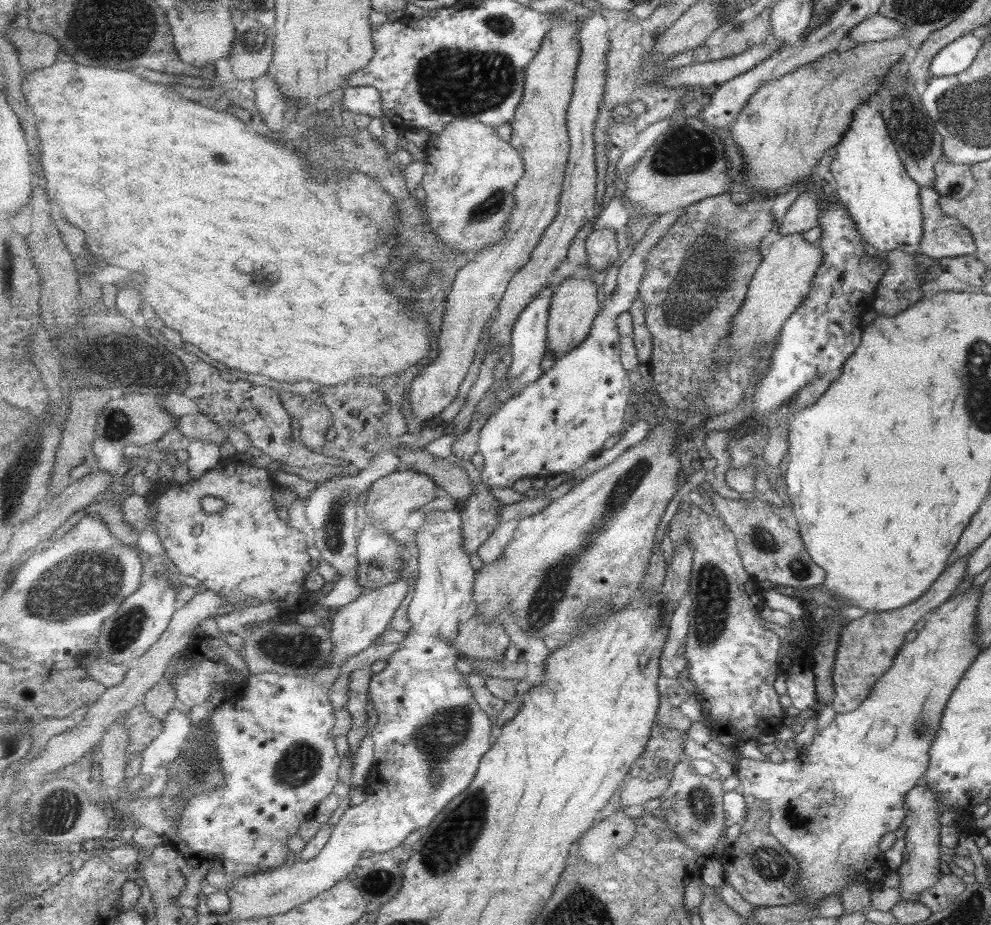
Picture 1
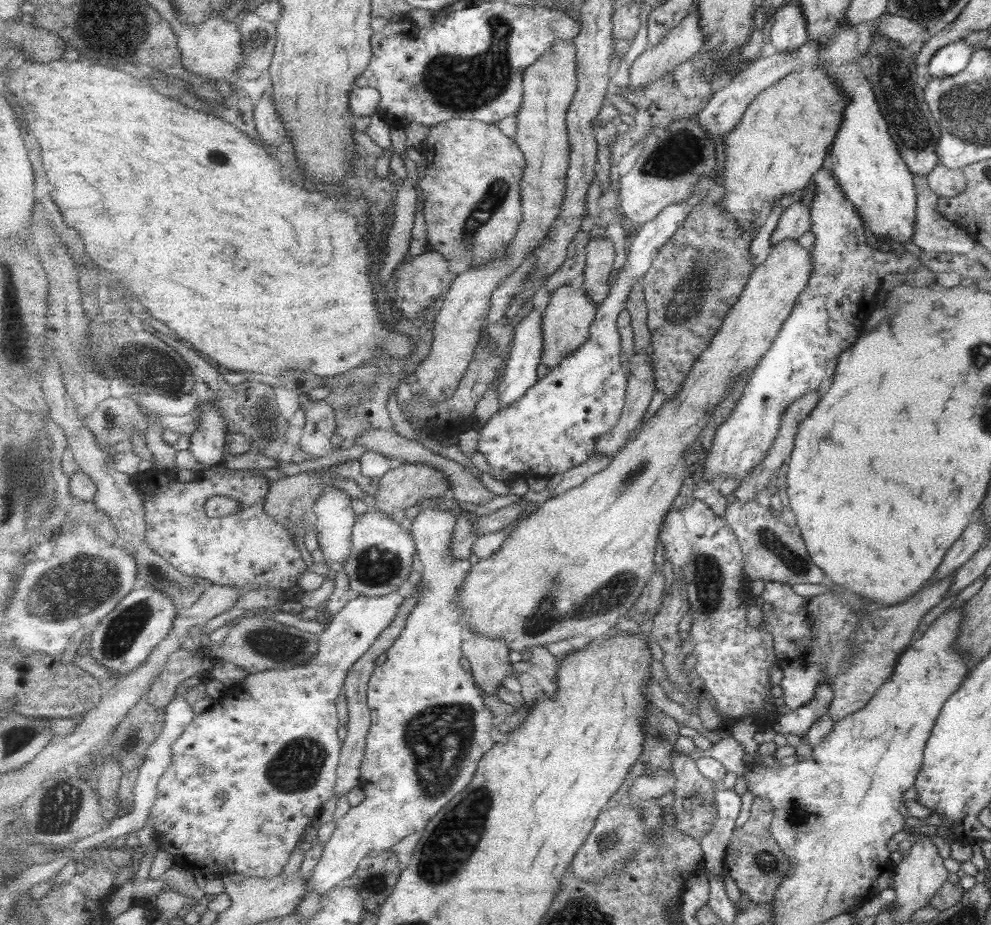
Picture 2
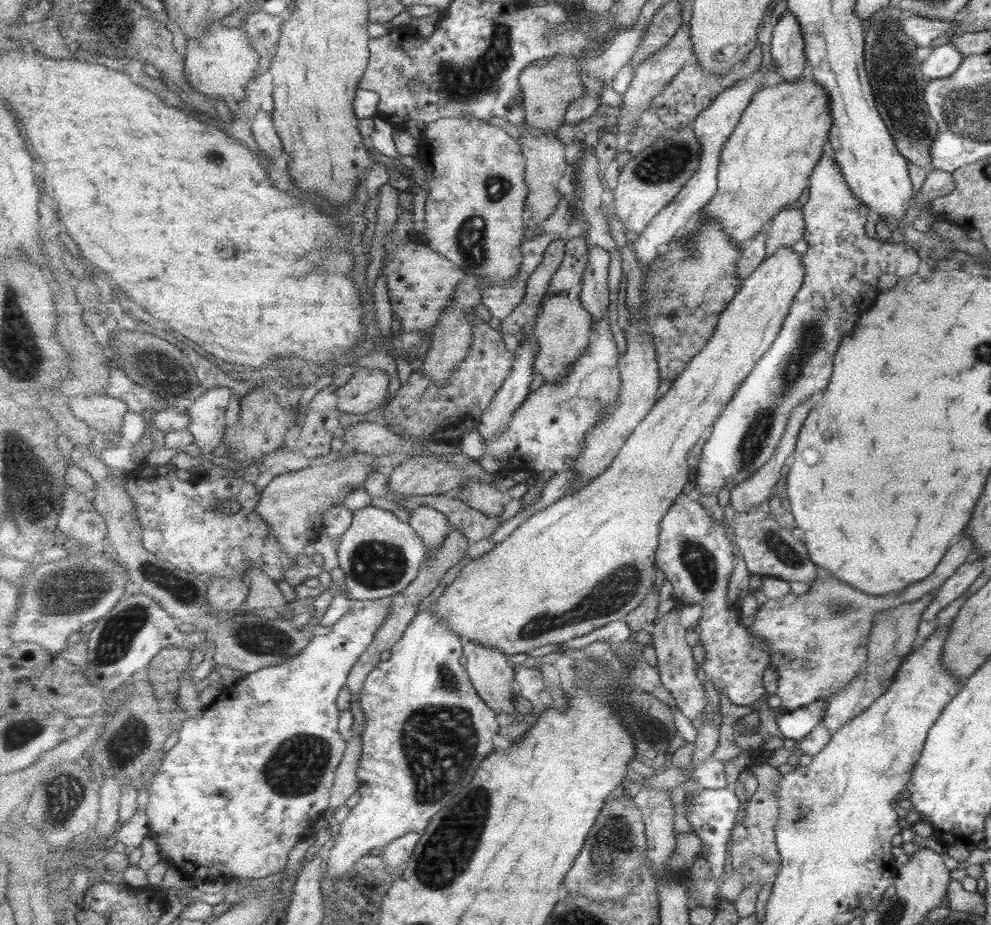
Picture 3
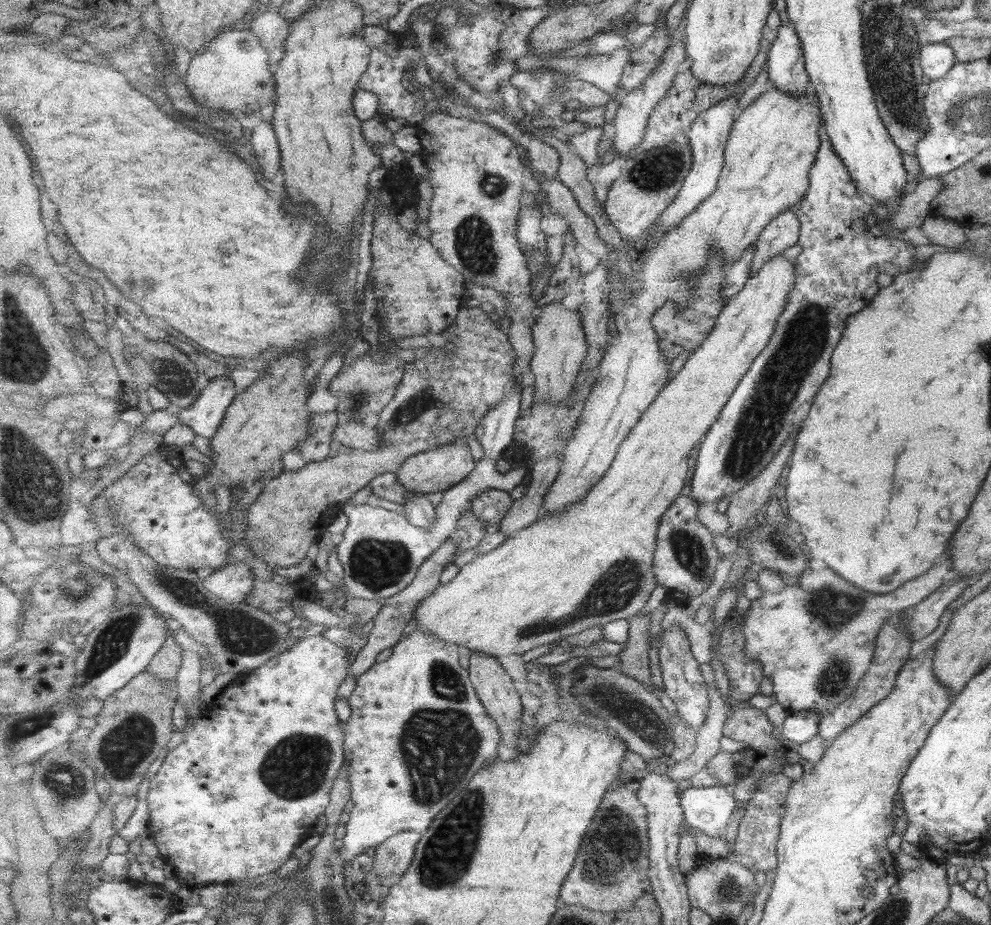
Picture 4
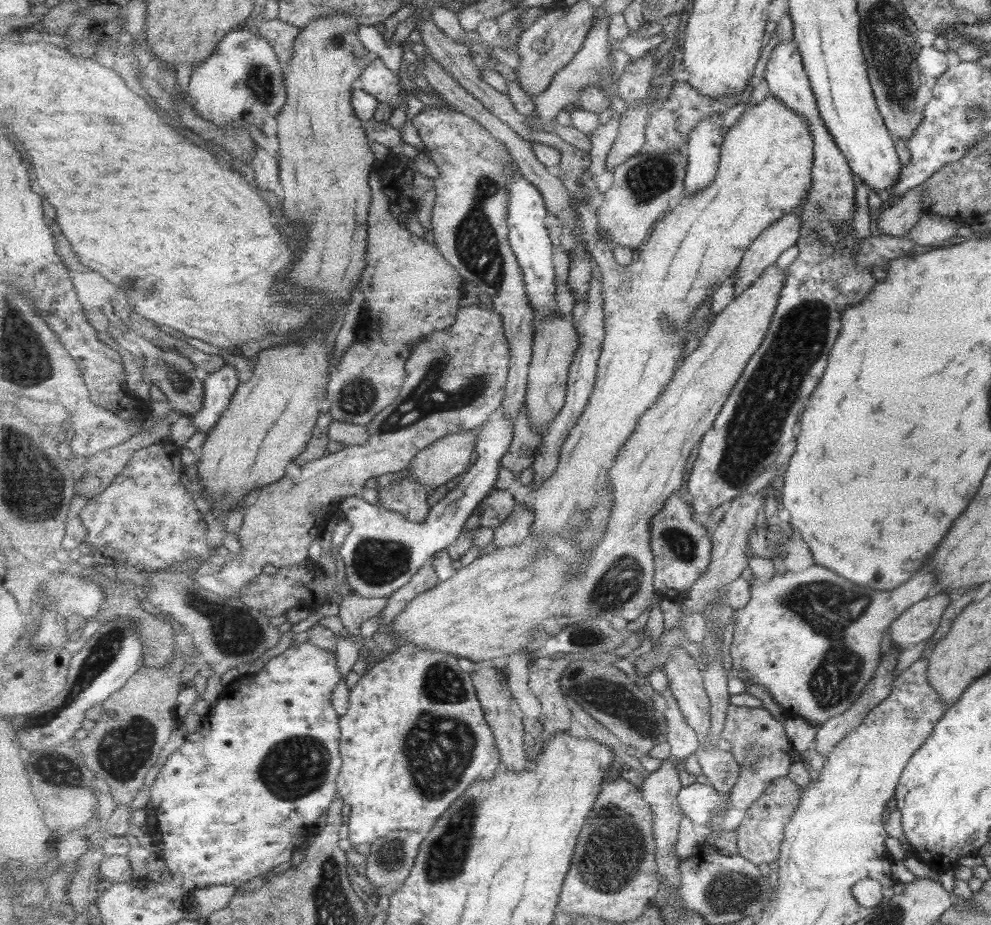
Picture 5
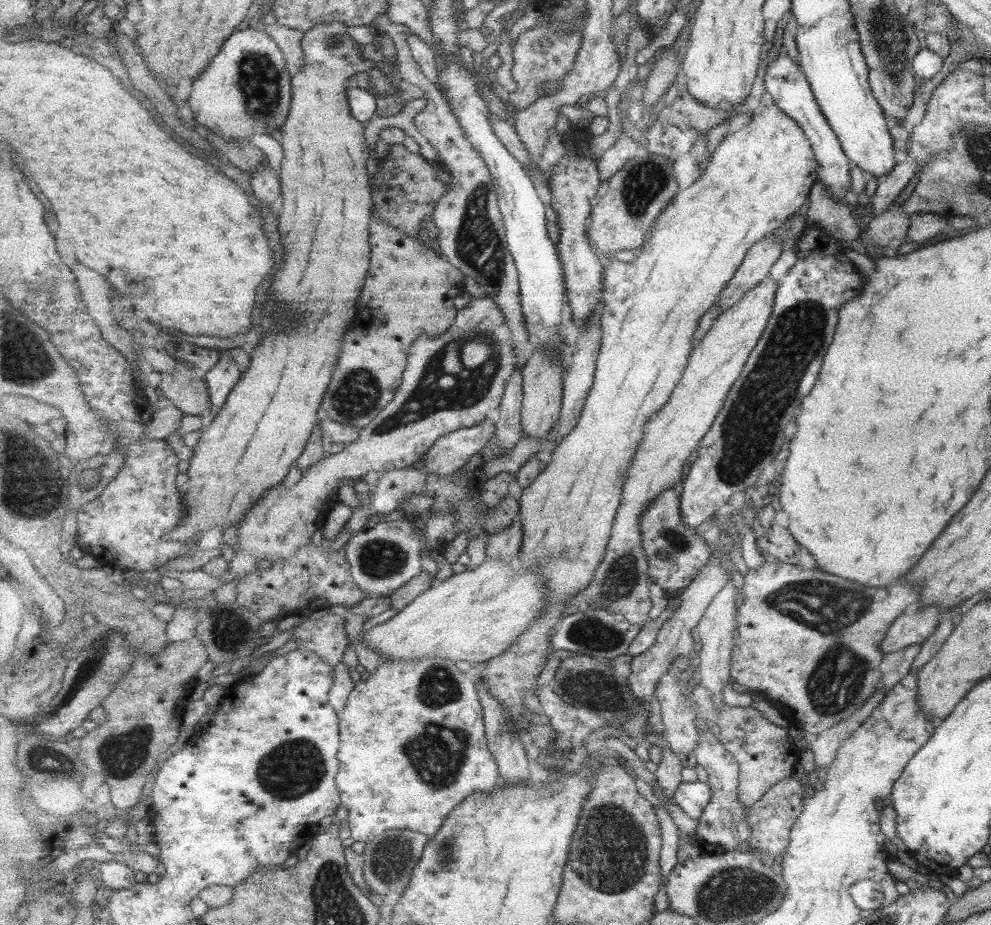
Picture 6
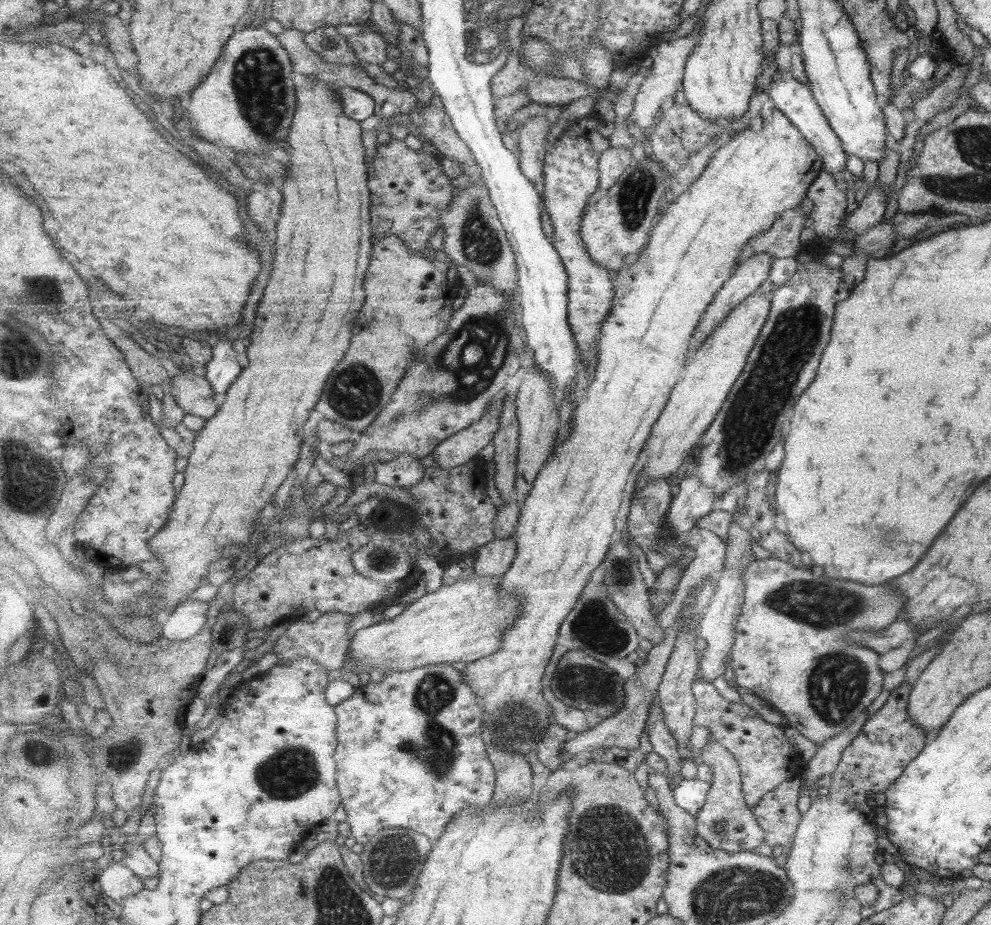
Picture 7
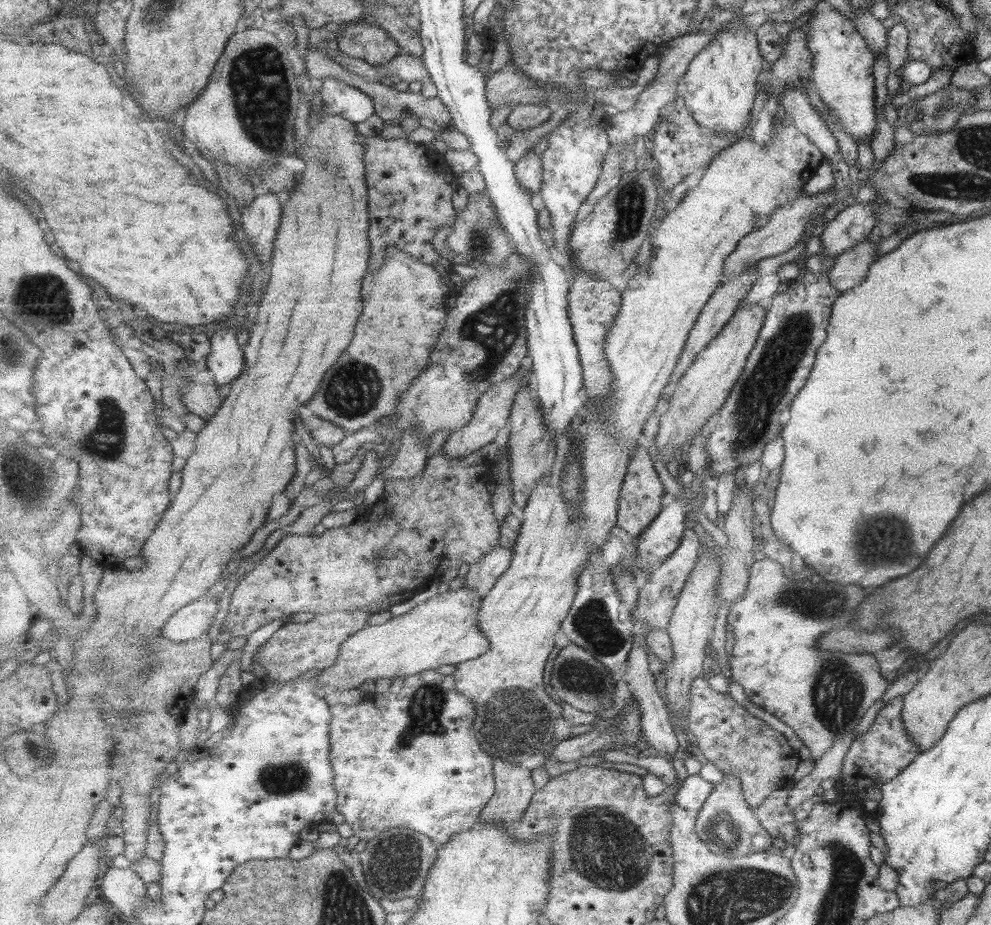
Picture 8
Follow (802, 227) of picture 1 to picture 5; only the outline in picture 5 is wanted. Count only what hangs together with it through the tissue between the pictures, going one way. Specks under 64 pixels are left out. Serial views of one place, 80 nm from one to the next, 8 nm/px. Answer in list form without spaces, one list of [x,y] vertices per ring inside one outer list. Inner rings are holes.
[[[798,212],[787,213],[762,232],[747,249],[734,280],[734,295],[739,297],[747,291],[762,274],[779,260],[783,250],[793,246],[800,229]]]

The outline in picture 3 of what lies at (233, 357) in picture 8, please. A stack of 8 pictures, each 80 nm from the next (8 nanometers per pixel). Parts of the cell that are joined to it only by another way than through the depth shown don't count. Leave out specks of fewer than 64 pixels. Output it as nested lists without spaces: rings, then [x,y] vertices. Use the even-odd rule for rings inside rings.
[[[213,387],[202,391],[186,412],[190,416],[188,431],[194,436],[193,443],[200,448],[203,458],[215,458],[213,450],[221,446],[228,427],[225,412],[233,395],[230,388]]]

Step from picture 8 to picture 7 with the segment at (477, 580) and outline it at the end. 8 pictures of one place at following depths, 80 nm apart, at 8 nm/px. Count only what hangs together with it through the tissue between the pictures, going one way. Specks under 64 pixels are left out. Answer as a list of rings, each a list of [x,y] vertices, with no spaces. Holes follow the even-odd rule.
[[[514,536],[505,540],[496,538],[479,550],[478,559],[474,562],[474,572],[502,578],[514,564],[518,556],[518,543]]]

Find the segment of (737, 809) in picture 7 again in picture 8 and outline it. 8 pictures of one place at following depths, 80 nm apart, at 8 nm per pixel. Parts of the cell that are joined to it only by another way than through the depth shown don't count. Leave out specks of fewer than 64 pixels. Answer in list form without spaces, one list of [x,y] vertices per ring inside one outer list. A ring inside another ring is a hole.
[[[737,775],[726,777],[723,783],[714,786],[711,797],[698,814],[696,832],[717,854],[741,857],[773,846],[773,836],[761,825],[756,812],[749,806],[743,795],[741,781]]]

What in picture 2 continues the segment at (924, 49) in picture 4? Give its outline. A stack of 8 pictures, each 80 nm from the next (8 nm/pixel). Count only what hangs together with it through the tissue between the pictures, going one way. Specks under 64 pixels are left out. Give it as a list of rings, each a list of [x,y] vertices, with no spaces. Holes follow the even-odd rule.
[[[964,39],[943,45],[929,59],[926,66],[927,77],[949,77],[962,72],[973,51],[975,51],[974,46],[966,44]]]

